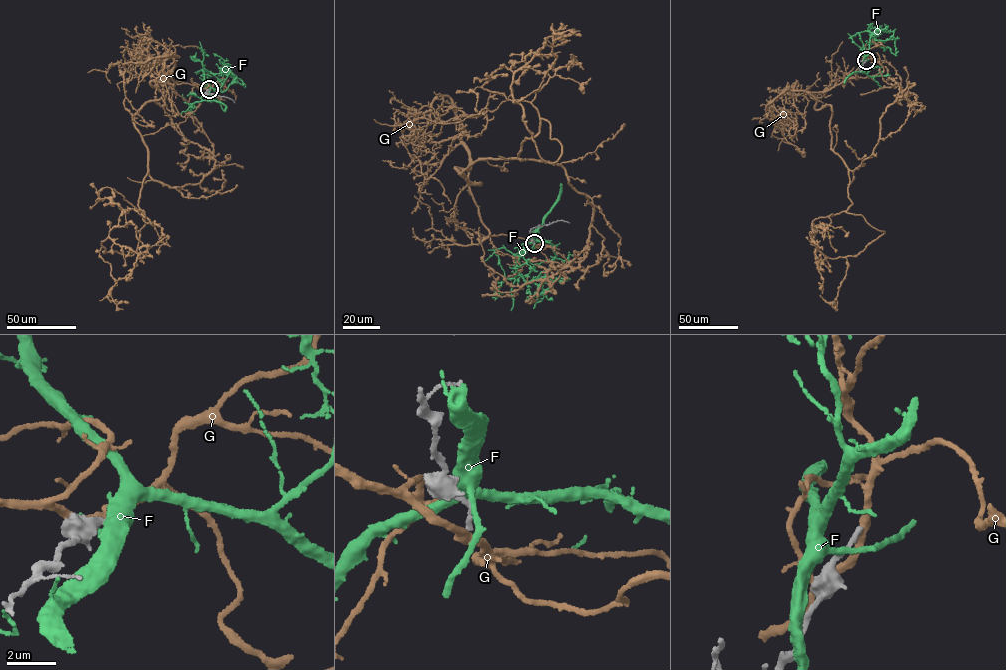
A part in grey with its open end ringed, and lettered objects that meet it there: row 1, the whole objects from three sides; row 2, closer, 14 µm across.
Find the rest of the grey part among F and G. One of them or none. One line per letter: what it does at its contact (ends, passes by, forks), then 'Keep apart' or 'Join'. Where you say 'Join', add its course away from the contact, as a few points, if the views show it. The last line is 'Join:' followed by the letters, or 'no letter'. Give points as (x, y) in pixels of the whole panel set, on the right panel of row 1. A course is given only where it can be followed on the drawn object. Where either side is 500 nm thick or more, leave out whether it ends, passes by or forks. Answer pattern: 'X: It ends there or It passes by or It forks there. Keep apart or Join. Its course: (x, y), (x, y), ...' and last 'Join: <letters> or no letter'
F: It passes by. Keep apart
G: It passes by. Keep apart
Join: no letter

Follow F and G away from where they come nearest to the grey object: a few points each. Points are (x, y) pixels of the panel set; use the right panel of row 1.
F: (865, 61), (871, 33), (893, 31), (893, 36), (899, 38)
G: (866, 60), (808, 92), (831, 106), (846, 212), (884, 232), (815, 263), (822, 293)

